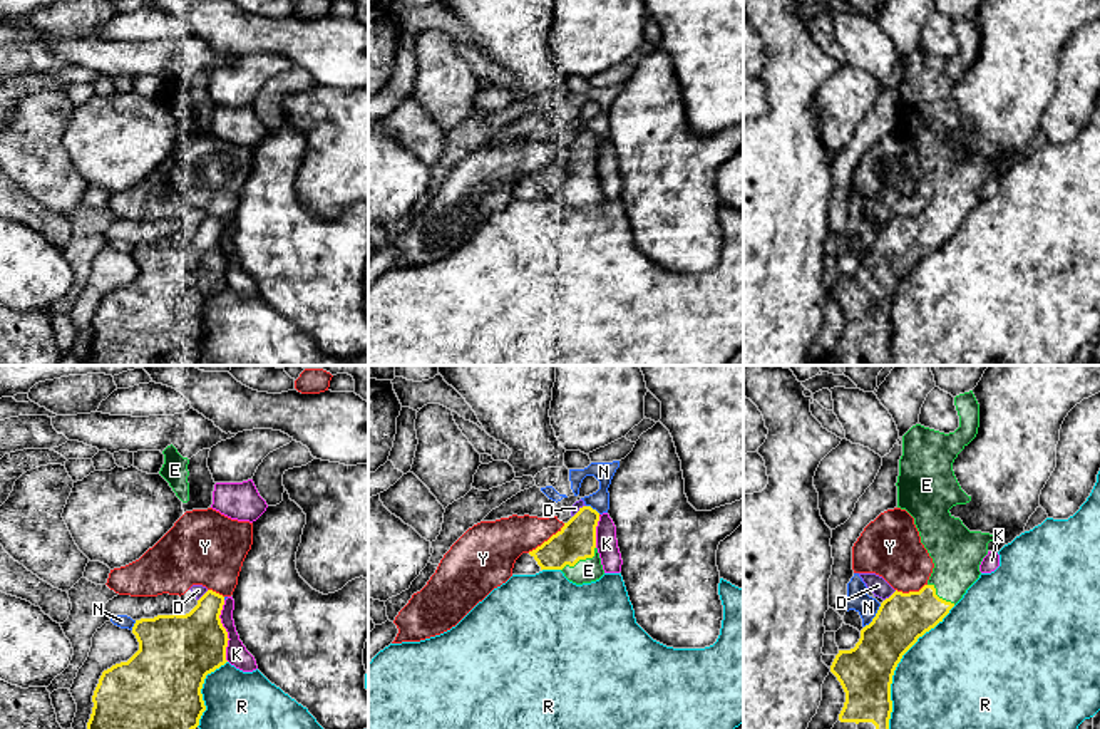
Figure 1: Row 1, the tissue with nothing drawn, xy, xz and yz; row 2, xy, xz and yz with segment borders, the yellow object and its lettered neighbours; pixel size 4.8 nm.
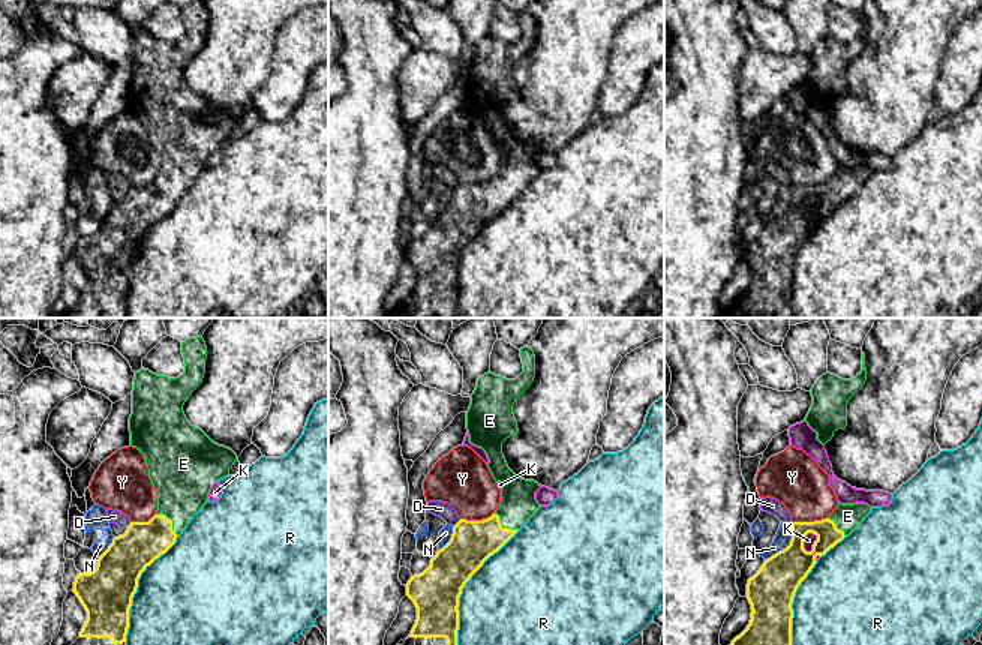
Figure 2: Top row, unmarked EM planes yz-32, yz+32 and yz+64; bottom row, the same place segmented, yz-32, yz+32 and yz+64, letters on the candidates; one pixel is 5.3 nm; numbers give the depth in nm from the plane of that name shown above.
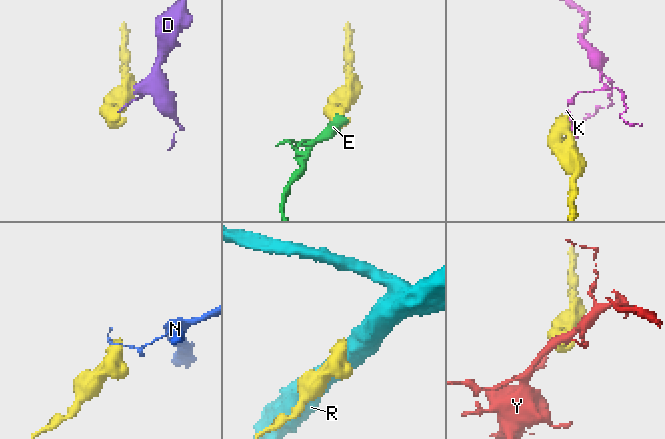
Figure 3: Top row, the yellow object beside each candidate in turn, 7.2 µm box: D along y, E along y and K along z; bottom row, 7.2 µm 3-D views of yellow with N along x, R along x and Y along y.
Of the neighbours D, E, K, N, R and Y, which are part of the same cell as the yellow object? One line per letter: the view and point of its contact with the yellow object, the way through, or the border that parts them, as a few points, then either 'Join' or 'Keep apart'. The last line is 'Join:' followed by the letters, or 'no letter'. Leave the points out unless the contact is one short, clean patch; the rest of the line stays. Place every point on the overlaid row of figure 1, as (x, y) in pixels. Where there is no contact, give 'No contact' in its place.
D: Touches yellow at yz (891, 595). Keep apart
E: Touches yellow at xz (581, 558). Join
K: Touches yellow at xy (225, 630). Keep apart
N: Touches yellow at yz (876, 615). Keep apart
R: Touches yellow at yz (896, 666). Keep apart
Y: Touches yellow at xz (548, 540). Keep apart
Join: E

